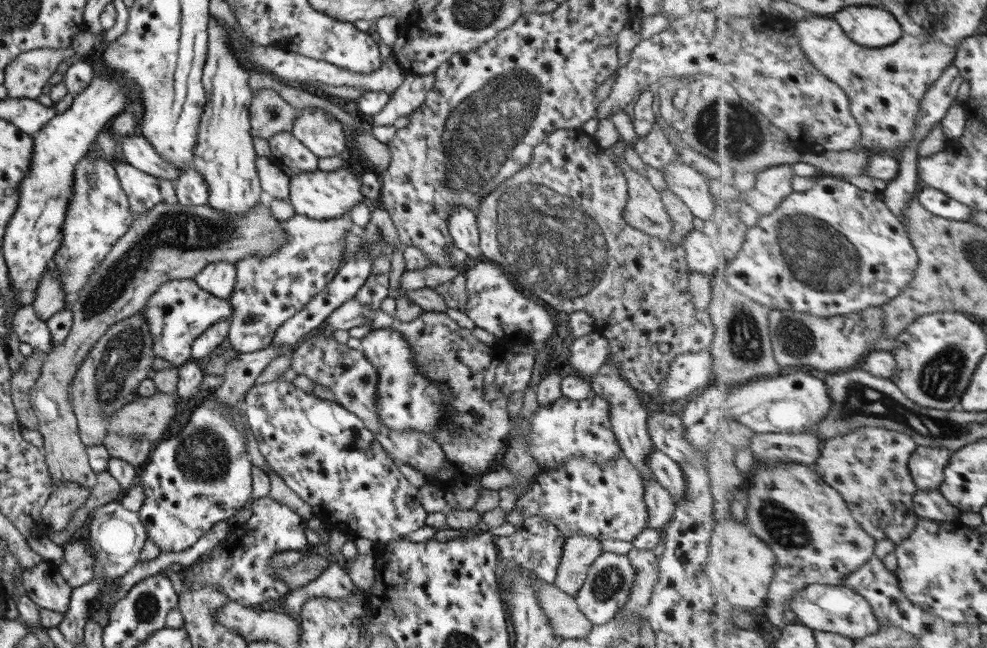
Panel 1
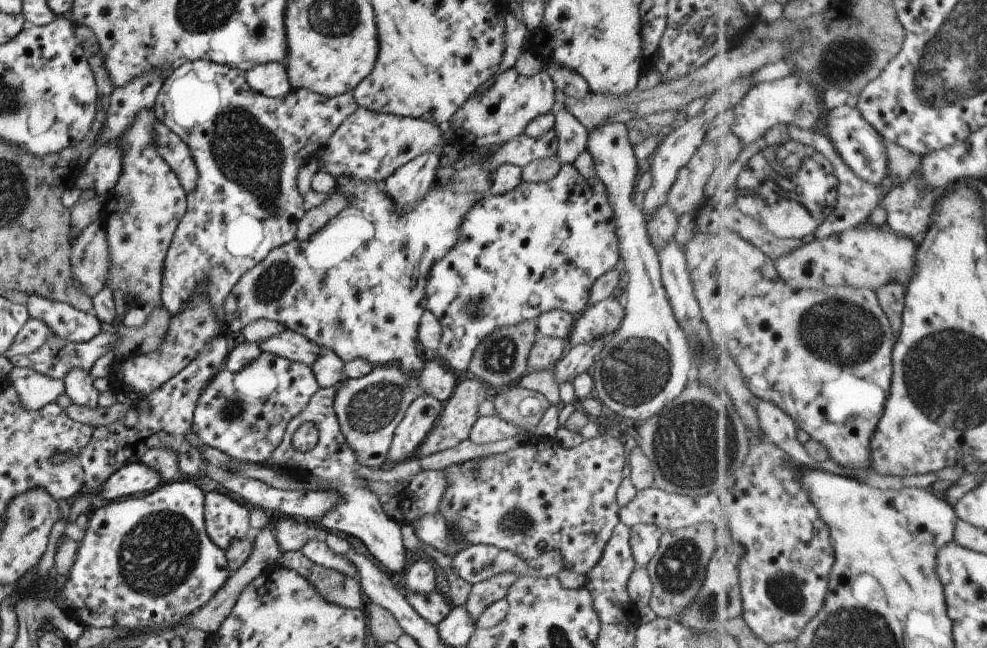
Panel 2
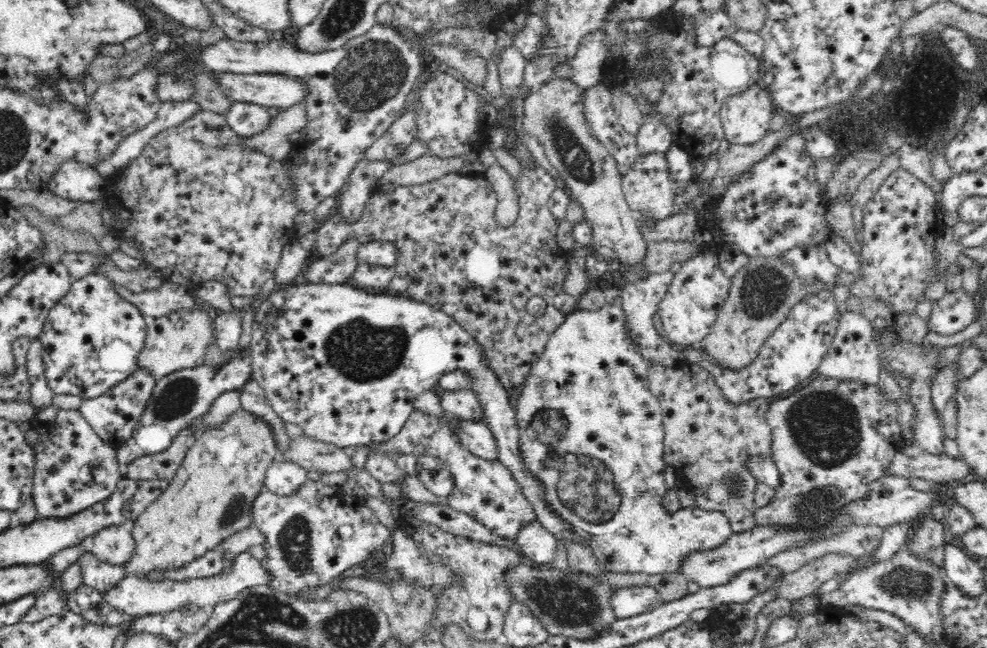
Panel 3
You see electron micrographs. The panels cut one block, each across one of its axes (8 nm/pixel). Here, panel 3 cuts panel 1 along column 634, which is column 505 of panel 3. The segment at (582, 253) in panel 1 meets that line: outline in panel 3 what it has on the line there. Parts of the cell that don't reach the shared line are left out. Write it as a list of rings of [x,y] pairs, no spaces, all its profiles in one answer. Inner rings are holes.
[[[539,166],[532,169],[524,169],[521,178],[515,182],[515,189],[519,194],[519,215],[516,222],[508,228],[500,227],[494,218],[496,193],[494,193],[492,184],[485,178],[485,175],[467,177],[466,175],[460,175],[460,172],[450,173],[421,185],[399,186],[389,193],[382,193],[382,191],[374,190],[370,195],[370,200],[367,202],[362,218],[358,222],[348,225],[348,223],[344,223],[342,217],[335,211],[325,222],[316,227],[314,230],[316,233],[316,243],[312,252],[319,258],[319,261],[324,261],[325,257],[332,254],[332,252],[342,244],[342,240],[346,240],[346,236],[353,236],[358,242],[364,244],[374,241],[393,242],[397,246],[399,254],[401,254],[399,258],[400,261],[394,266],[397,270],[397,274],[411,281],[411,285],[406,290],[406,296],[420,303],[431,304],[432,307],[440,309],[440,311],[452,317],[464,330],[468,331],[476,343],[482,346],[484,361],[486,361],[488,369],[492,369],[492,373],[496,375],[496,379],[498,379],[500,384],[507,390],[508,388],[525,384],[525,380],[531,369],[531,364],[535,363],[537,358],[540,358],[540,355],[546,348],[549,336],[564,322],[566,317],[565,312],[556,308],[556,305],[553,303],[554,296],[563,291],[565,282],[564,276],[566,276],[566,270],[568,270],[567,261],[571,254],[569,251],[564,251],[556,241],[558,223],[556,223],[556,219],[554,219],[554,215],[550,212],[549,207],[551,194],[557,189],[558,185],[558,182],[552,179],[552,177]],[[532,296],[540,296],[546,301],[547,308],[543,315],[533,316],[532,312],[528,312],[528,300],[530,300]]]

